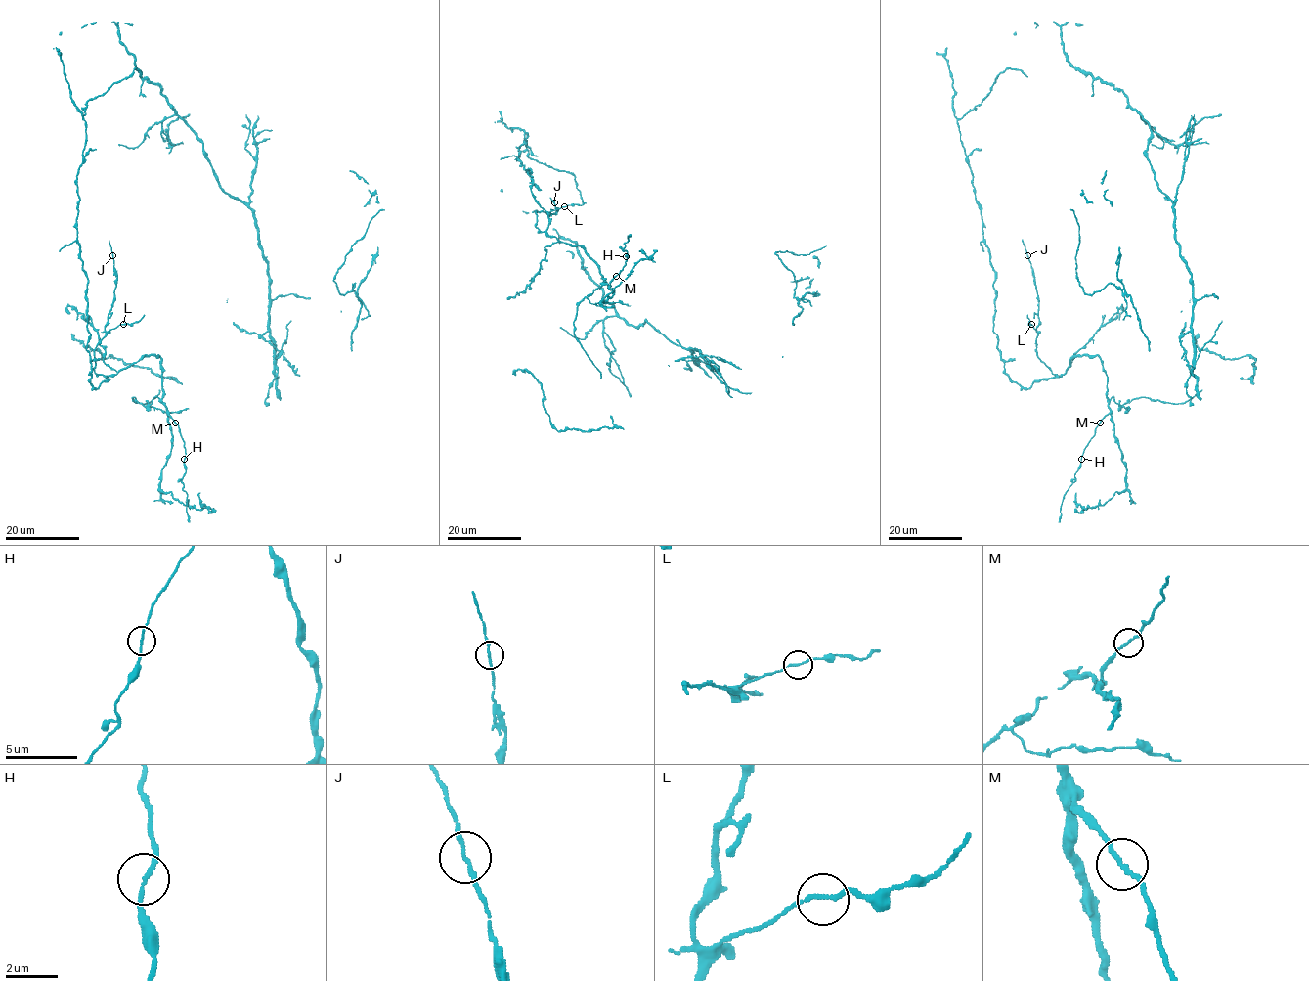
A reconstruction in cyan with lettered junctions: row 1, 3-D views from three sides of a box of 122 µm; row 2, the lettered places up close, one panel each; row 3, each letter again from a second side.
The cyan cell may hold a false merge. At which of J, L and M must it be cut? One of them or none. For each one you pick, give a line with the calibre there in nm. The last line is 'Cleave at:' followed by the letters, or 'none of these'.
M: 150 nm thick
Cleave at: M

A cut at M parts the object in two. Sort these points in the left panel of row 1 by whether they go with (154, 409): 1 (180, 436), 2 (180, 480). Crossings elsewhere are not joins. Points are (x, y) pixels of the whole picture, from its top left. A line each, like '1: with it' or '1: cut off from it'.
1: cut off from it
2: cut off from it

